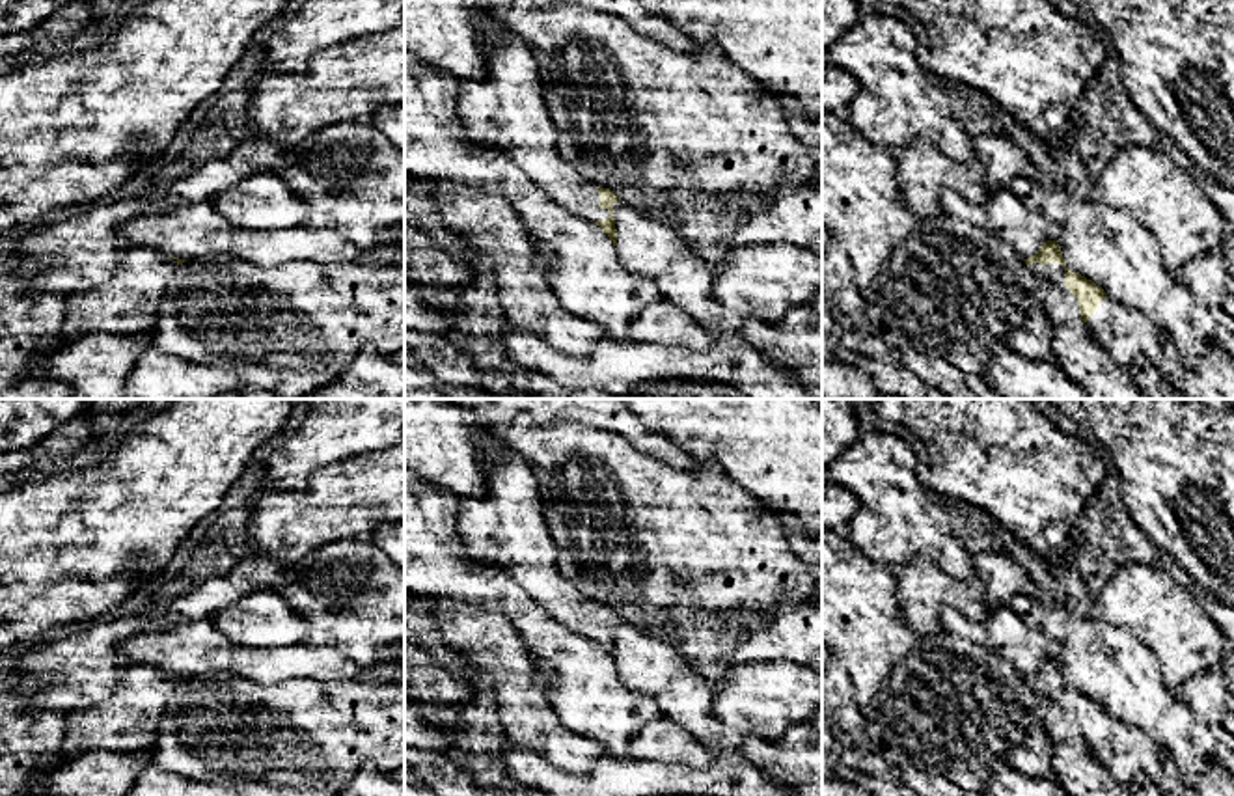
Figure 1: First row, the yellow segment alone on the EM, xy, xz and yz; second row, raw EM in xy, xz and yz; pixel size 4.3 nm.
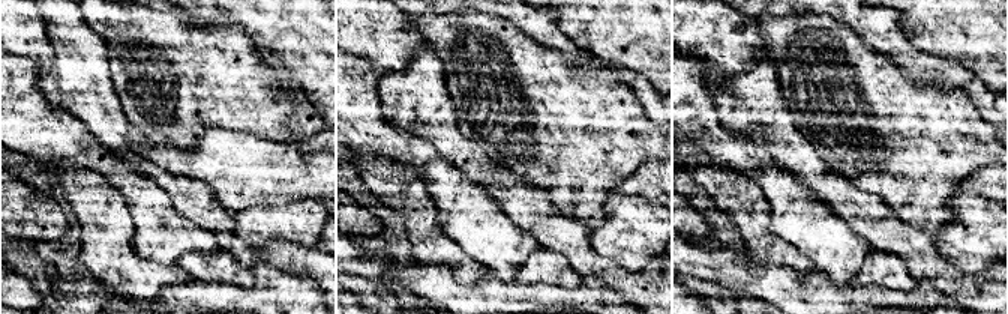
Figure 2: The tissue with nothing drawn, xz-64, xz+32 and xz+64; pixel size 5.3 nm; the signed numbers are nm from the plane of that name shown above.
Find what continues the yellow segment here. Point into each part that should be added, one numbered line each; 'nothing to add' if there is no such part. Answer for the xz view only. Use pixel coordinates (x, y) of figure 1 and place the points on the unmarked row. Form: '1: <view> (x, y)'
1: xz (506, 528)
2: xz (645, 664)

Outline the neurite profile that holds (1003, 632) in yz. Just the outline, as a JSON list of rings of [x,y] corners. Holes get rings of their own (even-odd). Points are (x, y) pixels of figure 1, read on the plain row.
[[[1008,606],[992,608],[980,621],[969,621],[954,608],[941,608],[941,630],[969,639],[1010,662],[1021,677],[1035,673],[1040,664],[1059,654],[1061,645],[1029,628]]]

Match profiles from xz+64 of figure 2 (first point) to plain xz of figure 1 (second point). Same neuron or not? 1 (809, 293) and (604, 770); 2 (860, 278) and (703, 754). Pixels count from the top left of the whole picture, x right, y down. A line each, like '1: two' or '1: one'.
1: one
2: one

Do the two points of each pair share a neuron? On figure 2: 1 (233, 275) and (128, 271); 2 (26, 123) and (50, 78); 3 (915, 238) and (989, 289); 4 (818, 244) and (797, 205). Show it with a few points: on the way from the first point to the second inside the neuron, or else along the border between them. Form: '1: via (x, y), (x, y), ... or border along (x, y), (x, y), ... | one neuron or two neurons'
1: border along (177, 263), (192, 278) | two neurons
2: border along (39, 63), (39, 92), (54, 107), (71, 114) | two neurons
3: via (927, 257), (951, 281), (969, 286) | one neuron
4: via (818, 235), (797, 214) | one neuron

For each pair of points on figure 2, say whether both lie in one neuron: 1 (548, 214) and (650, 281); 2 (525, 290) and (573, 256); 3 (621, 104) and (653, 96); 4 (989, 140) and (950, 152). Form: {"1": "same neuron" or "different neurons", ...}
{"1": "same neuron", "2": "different neurons", "3": "different neurons", "4": "same neuron"}

